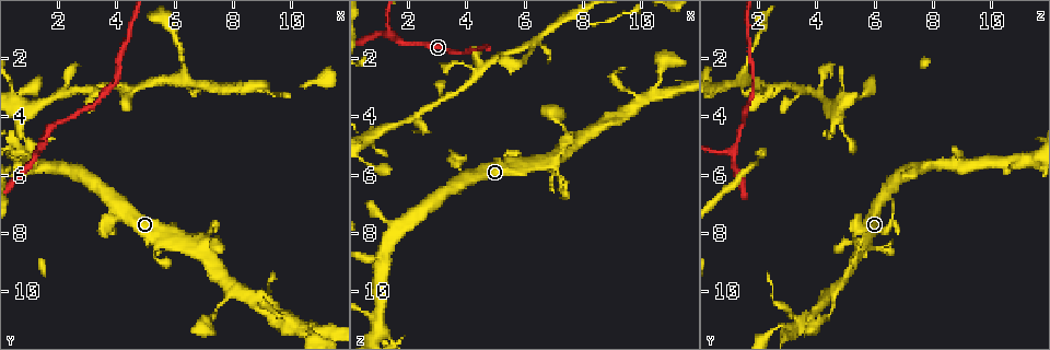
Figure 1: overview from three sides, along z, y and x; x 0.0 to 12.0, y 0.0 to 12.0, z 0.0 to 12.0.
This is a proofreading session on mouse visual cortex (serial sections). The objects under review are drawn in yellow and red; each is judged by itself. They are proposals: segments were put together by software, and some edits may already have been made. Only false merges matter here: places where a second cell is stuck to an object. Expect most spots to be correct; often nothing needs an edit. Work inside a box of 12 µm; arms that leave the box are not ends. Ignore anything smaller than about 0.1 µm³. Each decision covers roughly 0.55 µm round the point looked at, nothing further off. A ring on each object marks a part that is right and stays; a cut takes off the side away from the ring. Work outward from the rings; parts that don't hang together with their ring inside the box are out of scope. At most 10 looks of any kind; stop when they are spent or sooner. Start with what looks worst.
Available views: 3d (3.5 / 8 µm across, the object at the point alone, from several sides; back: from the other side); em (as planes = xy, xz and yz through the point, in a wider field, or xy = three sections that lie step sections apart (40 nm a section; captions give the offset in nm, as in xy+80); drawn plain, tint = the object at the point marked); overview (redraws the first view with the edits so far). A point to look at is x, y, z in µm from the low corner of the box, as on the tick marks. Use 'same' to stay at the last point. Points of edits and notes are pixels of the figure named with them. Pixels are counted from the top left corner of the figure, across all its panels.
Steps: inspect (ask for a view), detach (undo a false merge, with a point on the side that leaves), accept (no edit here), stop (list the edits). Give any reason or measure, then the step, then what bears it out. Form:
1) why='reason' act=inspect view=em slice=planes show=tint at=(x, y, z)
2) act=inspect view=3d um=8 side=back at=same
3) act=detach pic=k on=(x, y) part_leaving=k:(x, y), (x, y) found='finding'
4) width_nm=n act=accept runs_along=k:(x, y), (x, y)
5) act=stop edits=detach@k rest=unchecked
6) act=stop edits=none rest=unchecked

why='sharp bend' act=inspect view=3d um=3.5 at=(3.7, 7.8, 5.7)

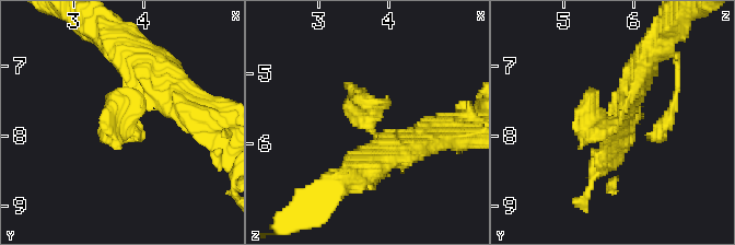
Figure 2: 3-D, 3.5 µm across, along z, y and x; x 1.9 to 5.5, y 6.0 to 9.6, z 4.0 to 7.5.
why='now the EM' act=inspect view=em slice=planes show=tint at=(3.70, 7.80, 5.80)

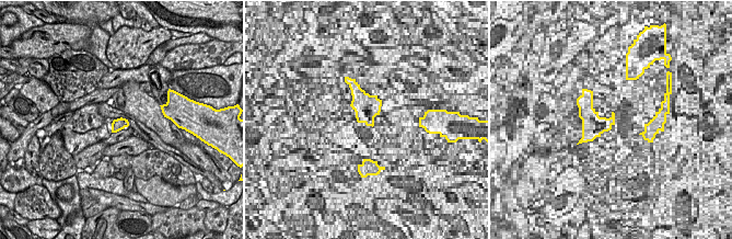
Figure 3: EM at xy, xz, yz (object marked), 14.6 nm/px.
act=inspect view=em slice=xy step=5 show=tint at=same

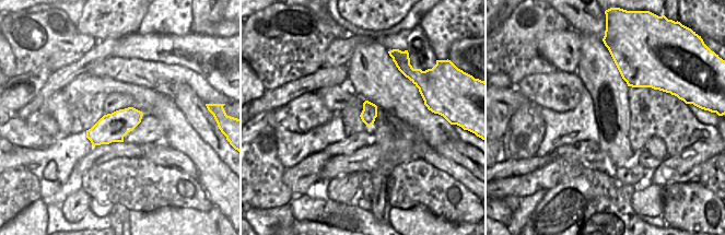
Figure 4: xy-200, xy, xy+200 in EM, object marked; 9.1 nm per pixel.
width_nm=140 act=accept runs_along=2:(416, 144), (369, 128), (382, 103) found='continuous, no second cell'

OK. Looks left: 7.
why='three-way junction' act=inspect view=3d um=8 at=(1.3, 5.0, 1.2)

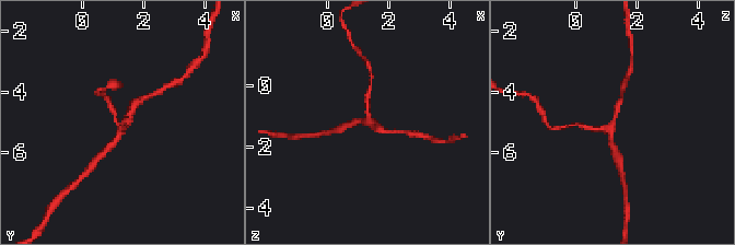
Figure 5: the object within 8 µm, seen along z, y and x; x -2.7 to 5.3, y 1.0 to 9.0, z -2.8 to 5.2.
act=inspect view=3d um=3.5 at=(1.3, 5.0, 1.2)

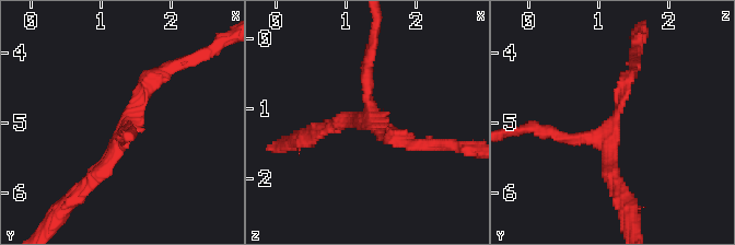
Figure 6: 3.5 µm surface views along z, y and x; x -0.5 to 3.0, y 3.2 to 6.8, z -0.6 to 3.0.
arms=3 arm_widths_nm=200,200,200 act=inspect view=em slice=xy step=2 show=tint at=(1.40, 5.05, 1.20)

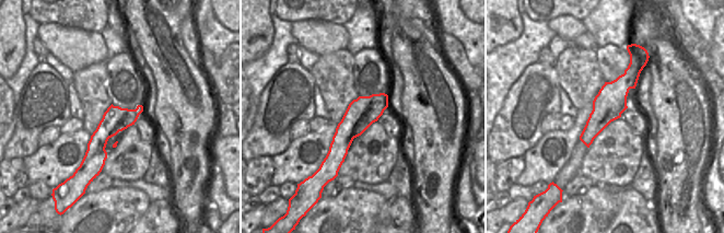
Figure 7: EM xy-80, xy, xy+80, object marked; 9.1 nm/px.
width_nm=280 act=accept runs_along=7:(638, 68), (612, 95), (587, 142) found='all the same cell'

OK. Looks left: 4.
act=inspect view=3d um=3.5 at=(10.4, 11.3, 3.3)

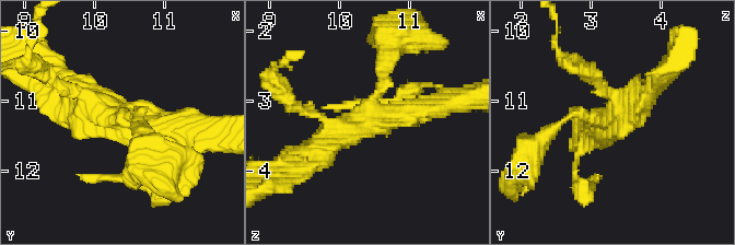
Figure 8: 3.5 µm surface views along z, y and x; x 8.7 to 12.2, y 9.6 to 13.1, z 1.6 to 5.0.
arms=3 arm_widths_nm=150,350,450 act=inspect view=em slice=xy step=2 show=tint at=(10.45, 11.25, 3.20)

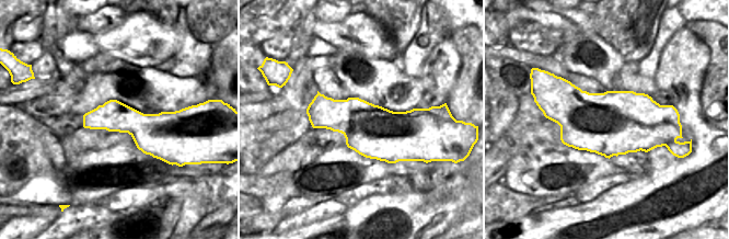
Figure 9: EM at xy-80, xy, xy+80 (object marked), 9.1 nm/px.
act=accept runs_along=8:(313, 153), (370, 116), (441, 105) found='one cell here'

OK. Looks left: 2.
why='a fork' act=inspect view=em slice=xy step=1 show=tint at=(1.1, 5.7, 8.9)

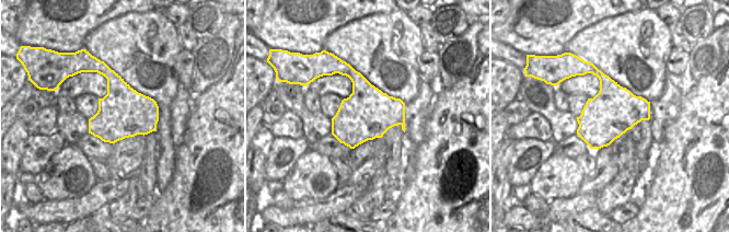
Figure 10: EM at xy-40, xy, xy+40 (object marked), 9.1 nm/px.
act=inspect view=3d um=3.5 at=same

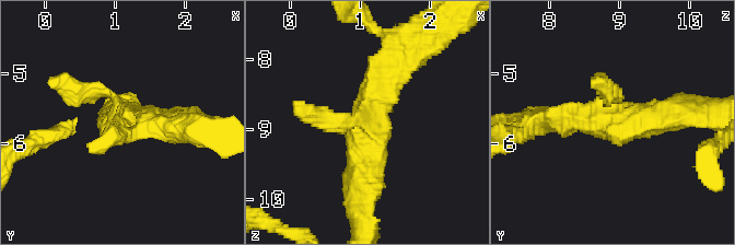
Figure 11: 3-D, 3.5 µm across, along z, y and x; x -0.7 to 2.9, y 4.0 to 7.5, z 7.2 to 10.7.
arms=3 arm_widths_nm=250,350,400 act=accept runs_along=11:(409, 58), (372, 94), (362, 186) found='one cell here'

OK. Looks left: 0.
act=stop edits=none rest=unchecked

